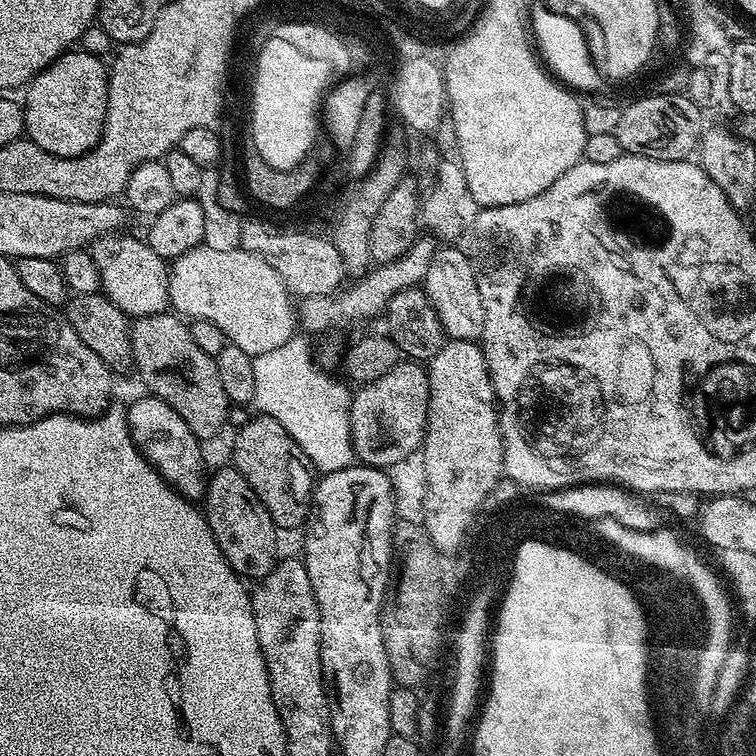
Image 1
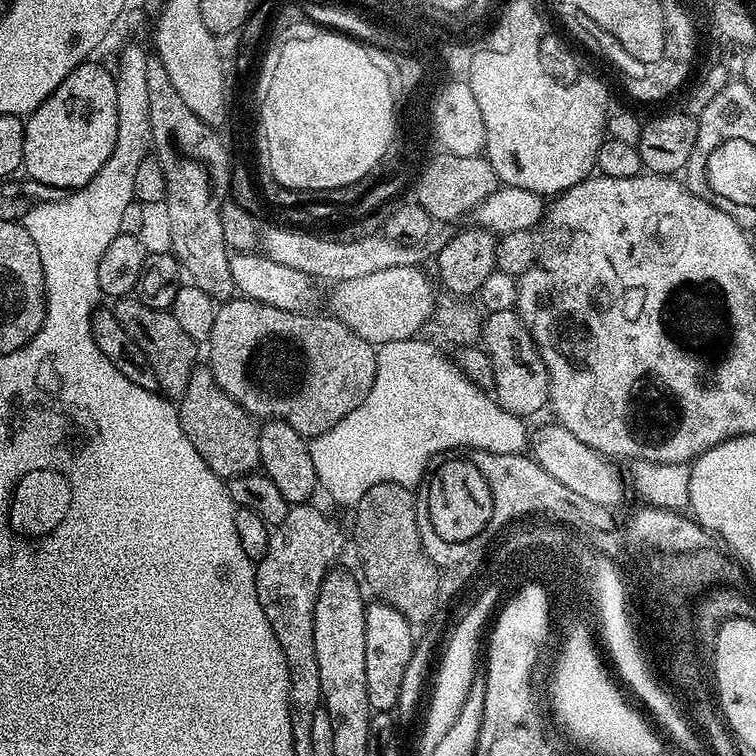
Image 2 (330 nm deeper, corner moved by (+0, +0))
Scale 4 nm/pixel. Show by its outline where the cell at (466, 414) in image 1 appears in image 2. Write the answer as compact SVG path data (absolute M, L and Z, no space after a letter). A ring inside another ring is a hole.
M515 310L489 312L482 320L482 347L493 364L494 399L510 414L528 418L531 412L545 411L549 403L550 378L534 338Z

